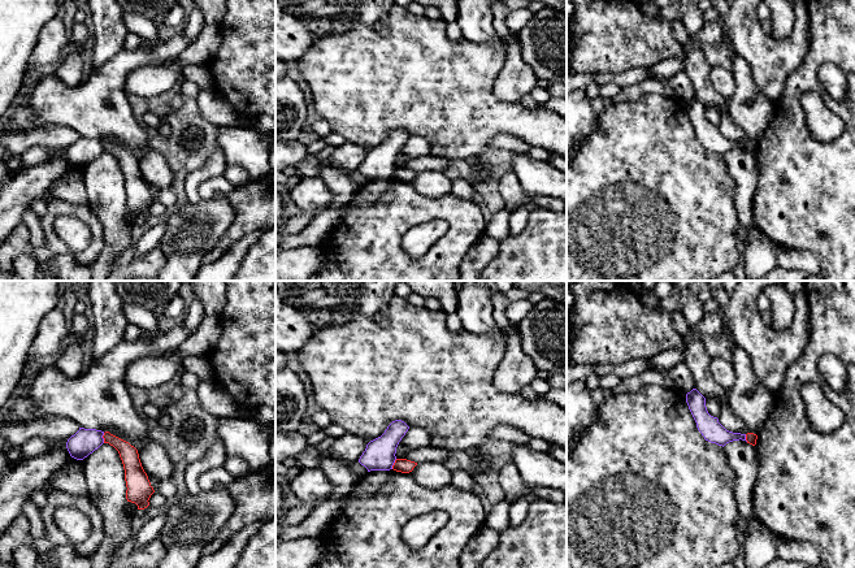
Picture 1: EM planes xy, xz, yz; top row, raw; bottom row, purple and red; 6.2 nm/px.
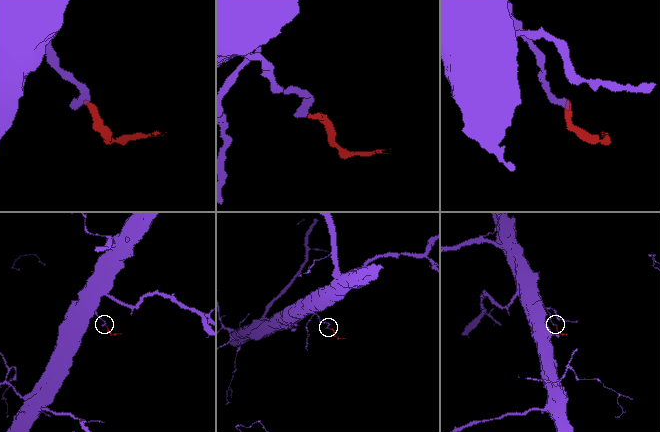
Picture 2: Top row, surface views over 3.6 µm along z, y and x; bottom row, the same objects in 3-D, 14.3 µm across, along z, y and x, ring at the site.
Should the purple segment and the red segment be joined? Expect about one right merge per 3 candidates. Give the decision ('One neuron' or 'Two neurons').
Two neurons

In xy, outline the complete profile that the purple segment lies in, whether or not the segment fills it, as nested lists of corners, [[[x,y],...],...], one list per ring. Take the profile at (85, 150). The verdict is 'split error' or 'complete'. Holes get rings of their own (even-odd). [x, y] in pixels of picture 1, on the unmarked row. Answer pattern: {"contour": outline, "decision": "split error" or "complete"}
{"contour": [[[96,138],[79,139],[71,144],[66,151],[66,157],[71,166],[83,169],[104,152],[104,140]]], "decision": "complete"}

